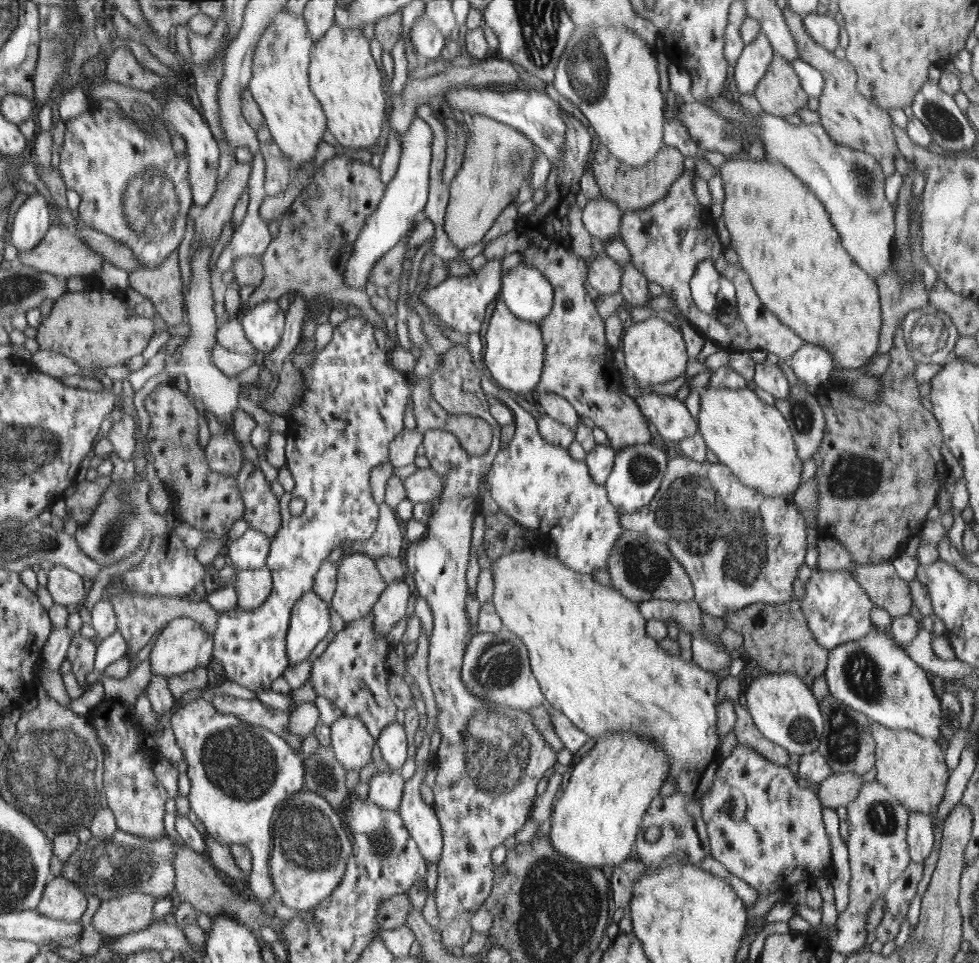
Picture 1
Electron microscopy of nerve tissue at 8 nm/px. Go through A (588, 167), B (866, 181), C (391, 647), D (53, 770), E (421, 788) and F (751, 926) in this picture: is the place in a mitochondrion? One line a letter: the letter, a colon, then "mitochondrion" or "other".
A: other
B: mitochondrion
C: other
D: mitochondrion
E: other
F: other

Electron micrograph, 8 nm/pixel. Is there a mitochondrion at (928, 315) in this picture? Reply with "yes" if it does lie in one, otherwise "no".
yes

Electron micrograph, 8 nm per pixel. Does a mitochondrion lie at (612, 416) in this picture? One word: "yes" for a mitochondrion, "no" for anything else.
no

